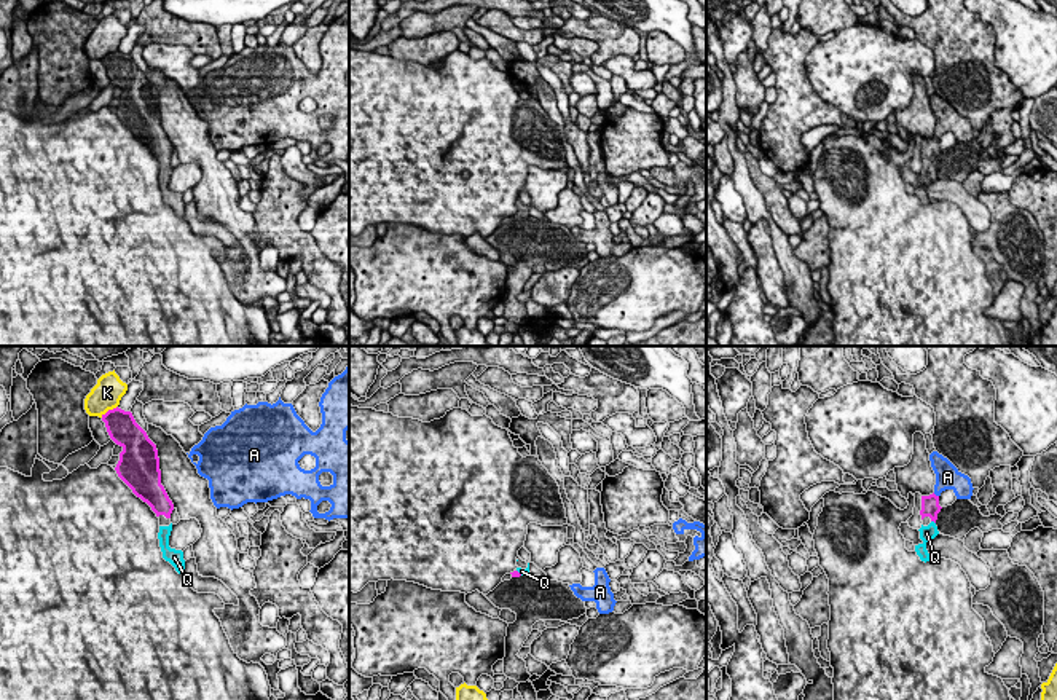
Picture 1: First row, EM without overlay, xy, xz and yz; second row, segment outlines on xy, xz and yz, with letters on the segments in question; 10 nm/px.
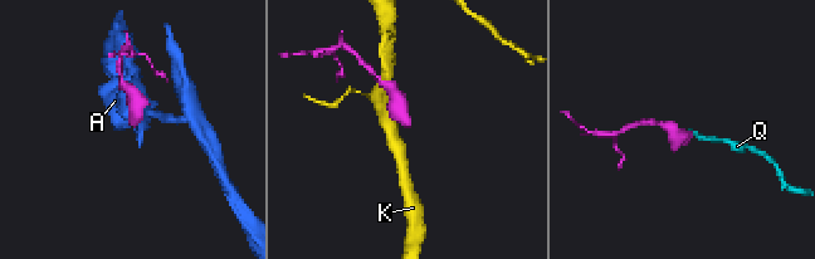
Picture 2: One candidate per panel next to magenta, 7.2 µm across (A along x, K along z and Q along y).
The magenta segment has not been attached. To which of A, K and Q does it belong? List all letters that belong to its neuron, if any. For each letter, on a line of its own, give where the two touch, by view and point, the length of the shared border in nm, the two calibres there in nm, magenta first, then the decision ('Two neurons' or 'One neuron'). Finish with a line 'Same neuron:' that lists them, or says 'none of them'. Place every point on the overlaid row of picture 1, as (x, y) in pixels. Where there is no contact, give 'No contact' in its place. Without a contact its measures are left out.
A: Touches magenta at yz (935, 495). Shared border 70 nm. Thickness 190 nm (magenta) against 260 nm. Two neurons
K: Touches magenta at xy (109, 410). Shared border 220 nm. Thickness 300 nm (magenta) against 300 nm. Two neurons
Q: Touches magenta at yz (933, 520). Shared border 60 nm. Thickness 190 nm (magenta) against 160 nm. One neuron
Same neuron: Q

